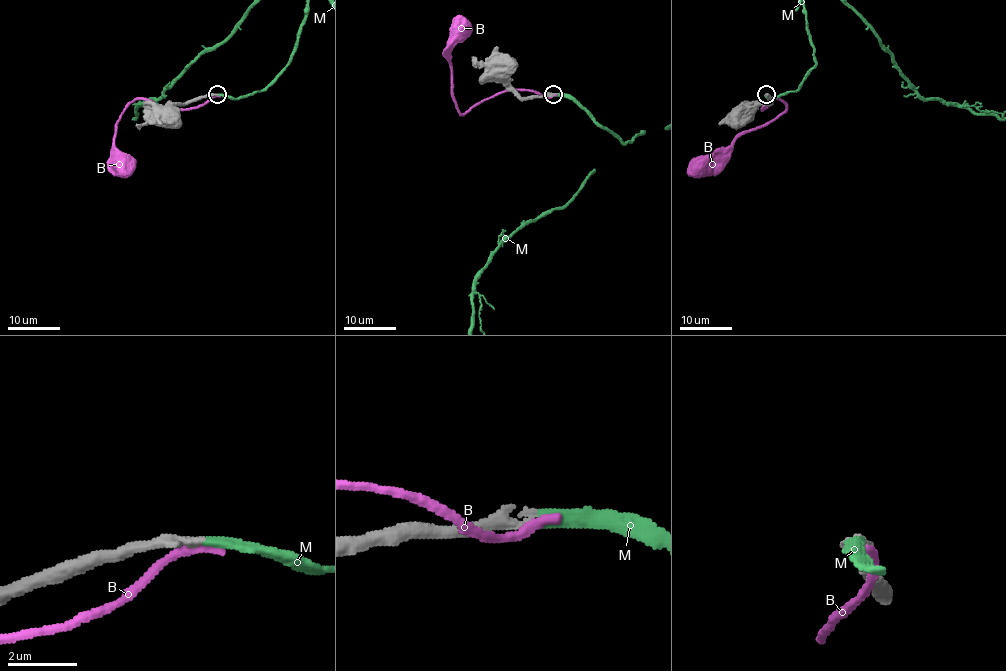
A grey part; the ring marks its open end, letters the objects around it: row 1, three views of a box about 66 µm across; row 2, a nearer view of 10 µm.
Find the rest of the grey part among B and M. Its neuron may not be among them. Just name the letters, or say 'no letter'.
M

